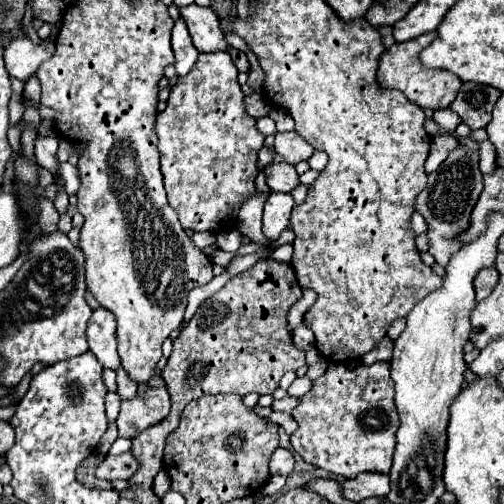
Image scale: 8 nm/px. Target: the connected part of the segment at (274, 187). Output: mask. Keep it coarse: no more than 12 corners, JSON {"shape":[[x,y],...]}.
{"shape":[[293,165],[265,167],[267,185],[275,193],[291,193],[299,185]]}

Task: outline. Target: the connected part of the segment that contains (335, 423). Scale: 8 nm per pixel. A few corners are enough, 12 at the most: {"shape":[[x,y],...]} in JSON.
{"shape":[[387,361],[331,363],[291,445],[347,479],[389,473],[399,415]]}

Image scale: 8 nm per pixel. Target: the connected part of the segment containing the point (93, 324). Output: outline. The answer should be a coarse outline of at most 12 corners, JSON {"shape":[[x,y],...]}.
{"shape":[[93,311],[89,351],[107,369],[119,367],[115,315]]}

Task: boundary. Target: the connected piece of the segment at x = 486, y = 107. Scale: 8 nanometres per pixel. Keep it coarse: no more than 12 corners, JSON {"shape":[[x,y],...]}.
{"shape":[[463,83],[451,109],[483,129],[501,91]]}

